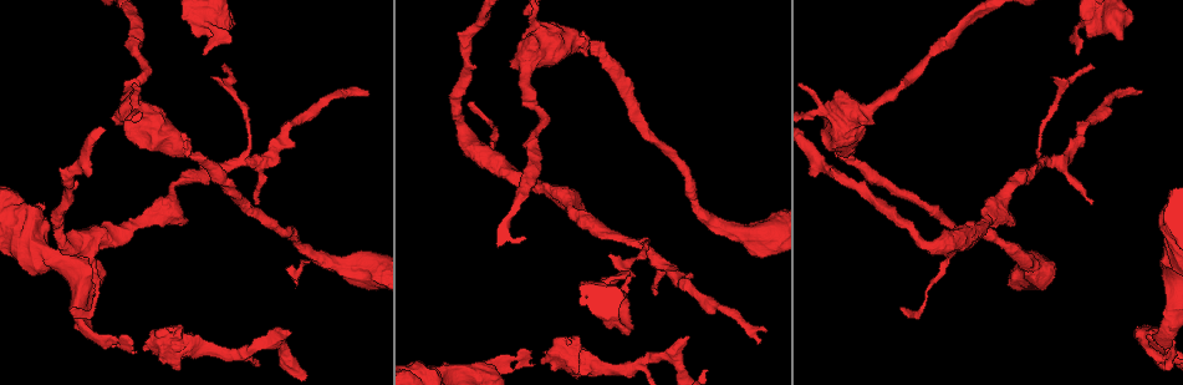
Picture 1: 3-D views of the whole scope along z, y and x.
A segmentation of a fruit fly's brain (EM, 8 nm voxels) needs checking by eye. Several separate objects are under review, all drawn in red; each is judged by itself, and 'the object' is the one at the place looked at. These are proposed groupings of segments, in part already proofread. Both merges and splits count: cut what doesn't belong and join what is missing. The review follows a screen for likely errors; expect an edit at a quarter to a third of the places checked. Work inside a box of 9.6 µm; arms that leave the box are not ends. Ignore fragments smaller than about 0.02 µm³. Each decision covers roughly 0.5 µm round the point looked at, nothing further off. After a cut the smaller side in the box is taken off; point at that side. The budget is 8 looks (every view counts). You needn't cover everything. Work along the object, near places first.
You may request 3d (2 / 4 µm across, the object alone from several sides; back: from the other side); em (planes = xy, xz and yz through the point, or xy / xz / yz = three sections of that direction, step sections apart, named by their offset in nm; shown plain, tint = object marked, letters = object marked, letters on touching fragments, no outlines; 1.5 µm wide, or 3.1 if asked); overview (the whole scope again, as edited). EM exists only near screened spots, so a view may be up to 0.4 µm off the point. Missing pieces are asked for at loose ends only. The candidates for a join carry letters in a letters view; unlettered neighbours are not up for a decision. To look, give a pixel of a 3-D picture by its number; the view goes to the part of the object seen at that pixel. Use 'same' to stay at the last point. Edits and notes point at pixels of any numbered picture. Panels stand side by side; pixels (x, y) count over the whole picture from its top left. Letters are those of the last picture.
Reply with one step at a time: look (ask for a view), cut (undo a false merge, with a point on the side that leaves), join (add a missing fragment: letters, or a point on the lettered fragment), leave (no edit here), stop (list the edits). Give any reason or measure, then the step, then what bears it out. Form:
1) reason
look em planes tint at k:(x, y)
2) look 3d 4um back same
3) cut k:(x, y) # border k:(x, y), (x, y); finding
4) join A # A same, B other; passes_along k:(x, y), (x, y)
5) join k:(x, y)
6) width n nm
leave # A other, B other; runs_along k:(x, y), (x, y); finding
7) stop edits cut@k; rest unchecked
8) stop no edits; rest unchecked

look 3d 4um at 1:(511, 67)

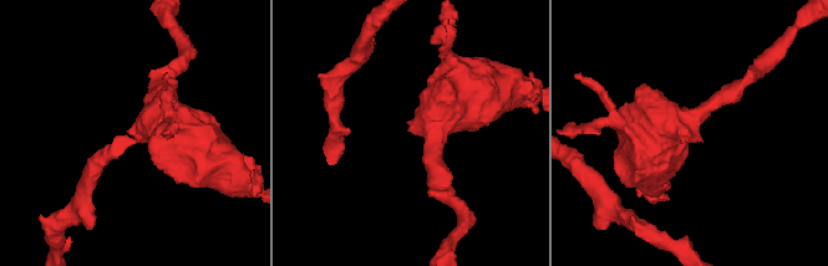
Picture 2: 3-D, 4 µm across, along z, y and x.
shape alone is not enough
look em planes letters at 2:(408, 130)

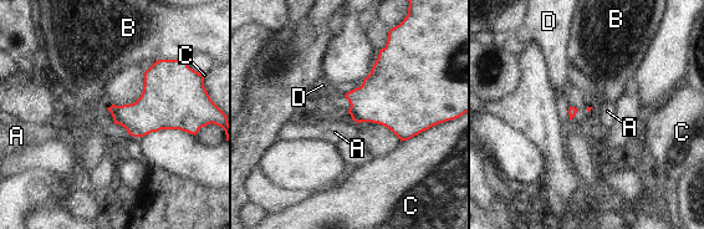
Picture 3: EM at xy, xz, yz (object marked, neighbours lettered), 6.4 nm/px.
leave # A other, B other, C other, D other; border 3:(353, 120), (357, 123); none of them fits

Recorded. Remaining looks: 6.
an open end
look 3d 2um at 1:(758, 344)

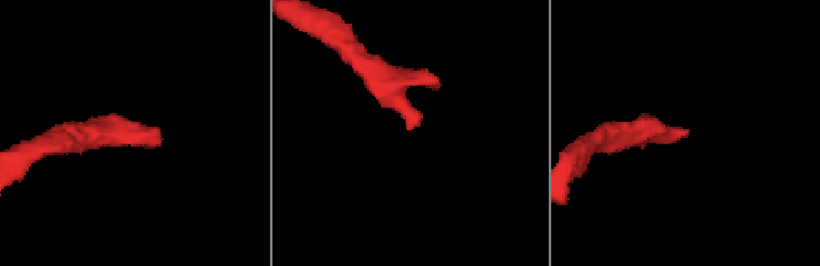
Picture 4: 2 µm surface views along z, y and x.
look em planes tint at 4:(683, 129)

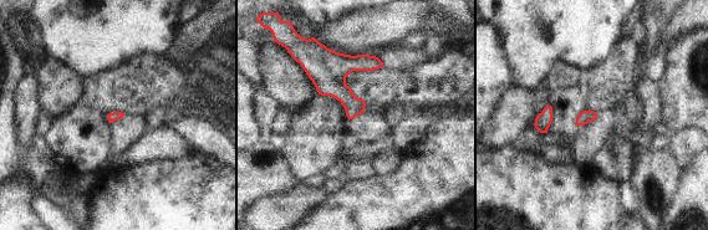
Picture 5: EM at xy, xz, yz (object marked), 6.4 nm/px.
what lies round it
look em planes letters same

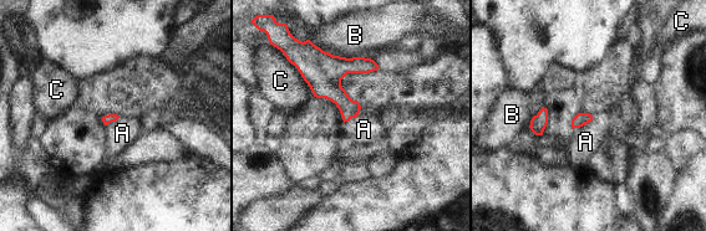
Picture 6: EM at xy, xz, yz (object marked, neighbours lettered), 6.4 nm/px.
longest_contact B 340 nm
join A # A same, B other, C other; it goes on there

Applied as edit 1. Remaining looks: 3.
look overview

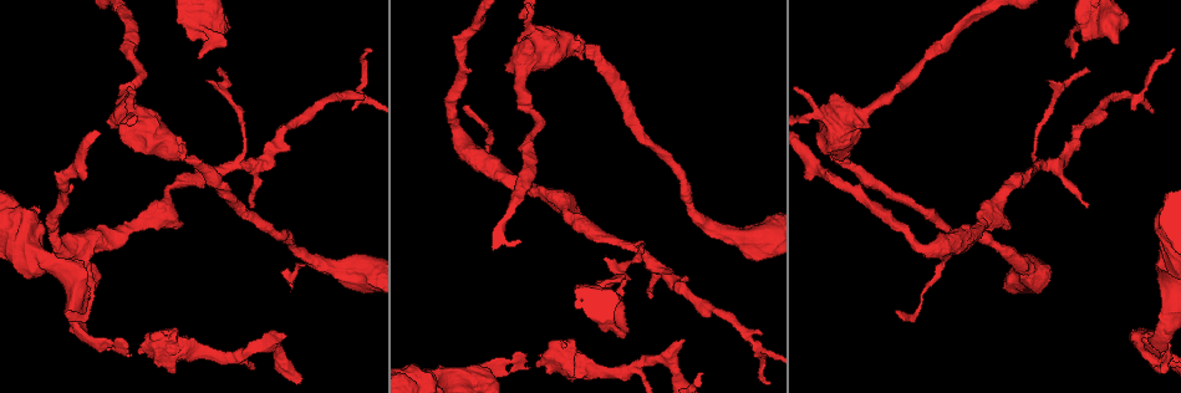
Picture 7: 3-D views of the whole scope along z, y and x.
thin end
look em xy step 8 letters at 7:(1088, 70)

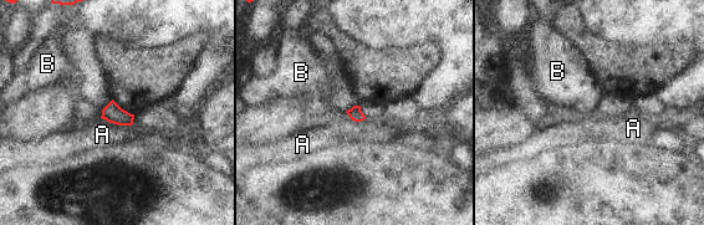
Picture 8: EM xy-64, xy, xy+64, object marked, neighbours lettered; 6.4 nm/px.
leave # A other, B other; border 8:(358, 105), (345, 111); none of them fits

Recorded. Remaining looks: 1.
an open end
look em yz step 8 letters at 7:(682, 339)

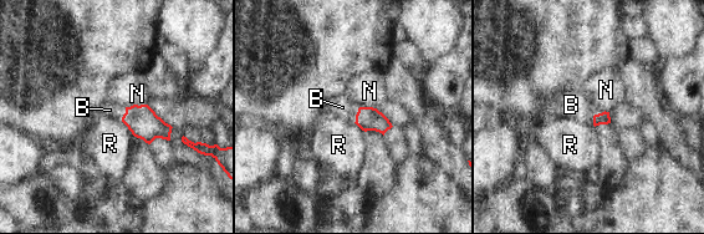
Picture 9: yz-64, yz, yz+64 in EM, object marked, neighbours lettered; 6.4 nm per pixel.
join B # B same, N other, R other; passes_along 9:(601, 118), (595, 115), (571, 105); the cell continues

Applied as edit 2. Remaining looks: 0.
stop edits join@6, join@9; rest unchecked

